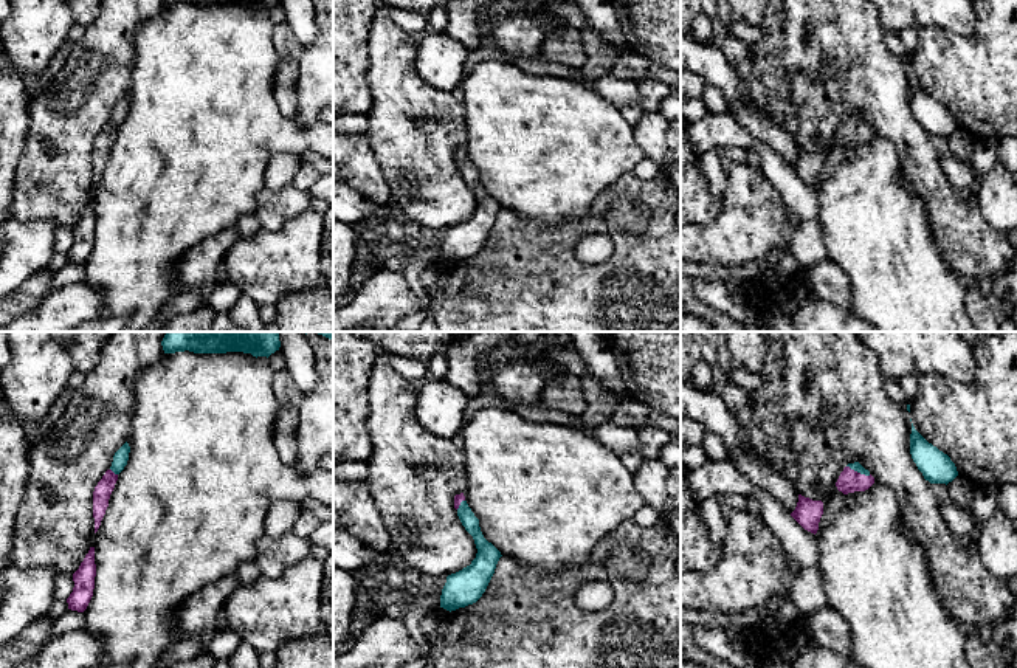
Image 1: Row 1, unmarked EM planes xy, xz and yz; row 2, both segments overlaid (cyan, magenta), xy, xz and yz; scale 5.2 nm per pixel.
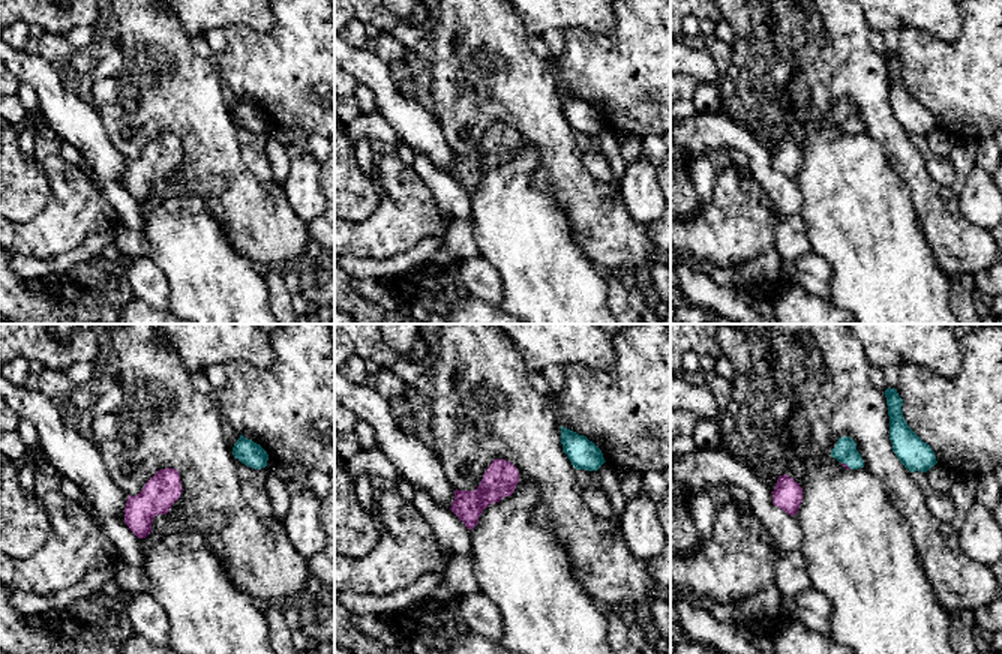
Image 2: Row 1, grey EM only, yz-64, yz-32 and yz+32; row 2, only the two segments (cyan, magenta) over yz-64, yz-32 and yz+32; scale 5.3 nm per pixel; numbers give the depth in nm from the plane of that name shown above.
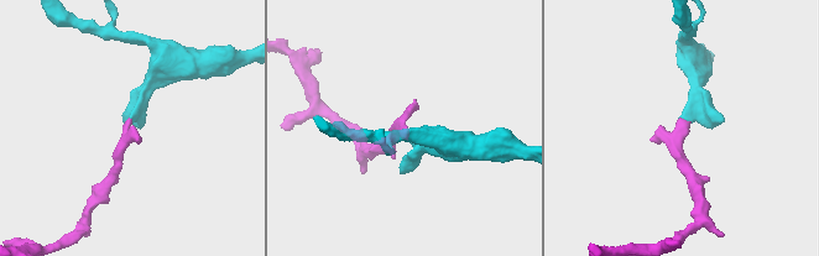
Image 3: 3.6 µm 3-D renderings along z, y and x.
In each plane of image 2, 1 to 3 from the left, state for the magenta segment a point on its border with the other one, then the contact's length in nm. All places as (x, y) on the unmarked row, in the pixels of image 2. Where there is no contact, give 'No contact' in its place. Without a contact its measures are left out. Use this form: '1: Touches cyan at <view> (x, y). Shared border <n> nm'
1: No contact
2: No contact
3: Touches cyan at yz+32 (846, 128). Shared border 70 nm

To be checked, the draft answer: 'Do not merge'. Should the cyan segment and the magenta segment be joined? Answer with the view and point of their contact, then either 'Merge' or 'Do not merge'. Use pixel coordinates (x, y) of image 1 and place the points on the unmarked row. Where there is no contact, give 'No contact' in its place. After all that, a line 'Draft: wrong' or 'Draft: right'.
Touches cyan at yz (859, 124). Merge
Draft: wrong

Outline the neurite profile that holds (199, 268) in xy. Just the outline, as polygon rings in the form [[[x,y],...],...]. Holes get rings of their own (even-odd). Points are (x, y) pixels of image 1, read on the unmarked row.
[[[237,225],[205,237],[175,263],[175,279],[183,290],[209,291],[219,279],[223,257],[239,239]]]

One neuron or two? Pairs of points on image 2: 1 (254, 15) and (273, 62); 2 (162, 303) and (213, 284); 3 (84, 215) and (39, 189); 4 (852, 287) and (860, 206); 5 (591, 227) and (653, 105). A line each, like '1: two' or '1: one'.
1: two
2: two
3: two
4: one
5: two

